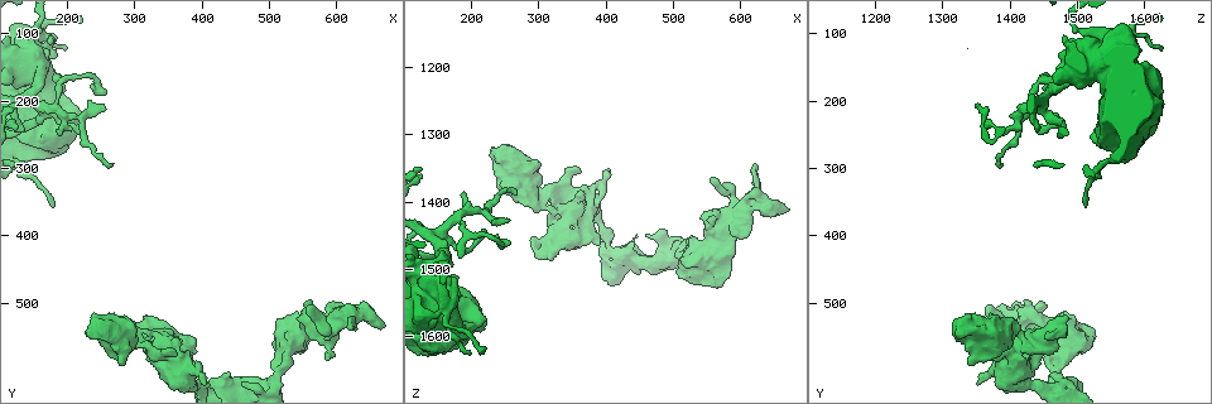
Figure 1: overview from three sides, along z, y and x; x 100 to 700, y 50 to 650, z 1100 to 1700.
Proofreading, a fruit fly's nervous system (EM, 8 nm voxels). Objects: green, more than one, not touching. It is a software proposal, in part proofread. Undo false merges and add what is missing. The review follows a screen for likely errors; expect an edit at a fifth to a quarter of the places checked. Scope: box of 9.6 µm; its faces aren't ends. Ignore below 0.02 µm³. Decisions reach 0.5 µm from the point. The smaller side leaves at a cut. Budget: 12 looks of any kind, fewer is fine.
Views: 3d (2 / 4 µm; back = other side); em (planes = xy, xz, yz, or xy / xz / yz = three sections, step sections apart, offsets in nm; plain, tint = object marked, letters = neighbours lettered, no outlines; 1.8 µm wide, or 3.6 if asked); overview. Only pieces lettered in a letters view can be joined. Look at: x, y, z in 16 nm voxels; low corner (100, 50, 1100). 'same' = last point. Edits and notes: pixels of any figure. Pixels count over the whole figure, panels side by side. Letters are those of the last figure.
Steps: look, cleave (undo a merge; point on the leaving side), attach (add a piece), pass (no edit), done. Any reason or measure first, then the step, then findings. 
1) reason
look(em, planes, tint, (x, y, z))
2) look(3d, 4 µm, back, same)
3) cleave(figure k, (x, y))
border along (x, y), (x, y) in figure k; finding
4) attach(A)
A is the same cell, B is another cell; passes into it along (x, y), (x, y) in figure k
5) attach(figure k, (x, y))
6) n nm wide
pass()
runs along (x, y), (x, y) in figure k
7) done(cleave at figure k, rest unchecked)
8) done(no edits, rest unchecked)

calibre changes
look(3d, 2 µm, back, (150, 210, 1445))

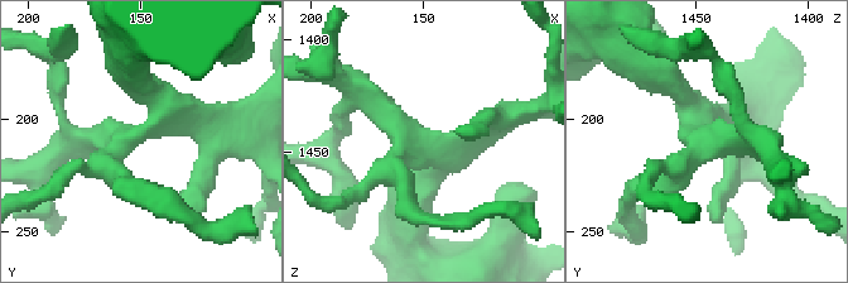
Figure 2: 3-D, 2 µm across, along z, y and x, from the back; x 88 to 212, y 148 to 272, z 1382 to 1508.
look(em, planes, plain, (152, 208, 1447))

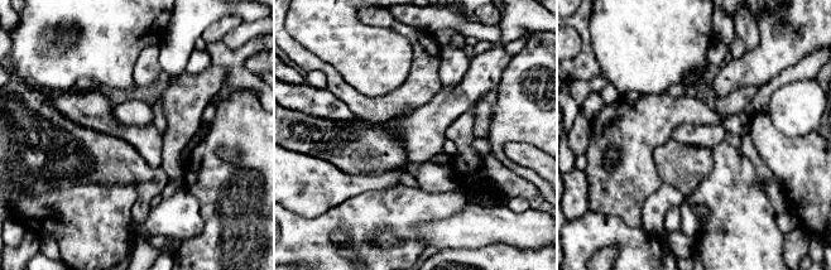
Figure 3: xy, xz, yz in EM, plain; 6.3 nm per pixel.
see the neighbours
look(em, planes, letters, same)

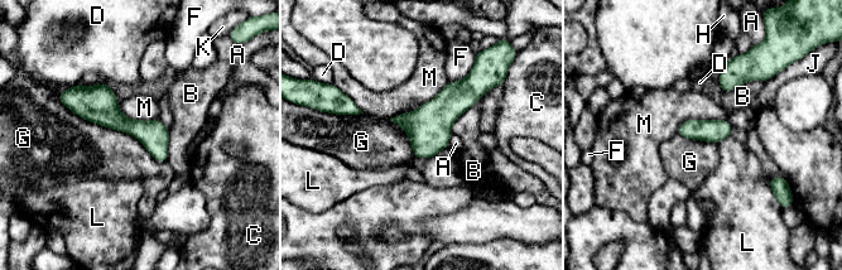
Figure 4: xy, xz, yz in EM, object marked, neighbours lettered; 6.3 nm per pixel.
G touches over 800 nm
pass()
A, B, C, D, F, G, H, J, K, L and M are other cells; border along (58, 97), (167, 162) in figure 4; one neuron here

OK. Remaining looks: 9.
sharp bend
look(em, 3.6 µm, yz, step 4, tint, (140, 115, 1520))

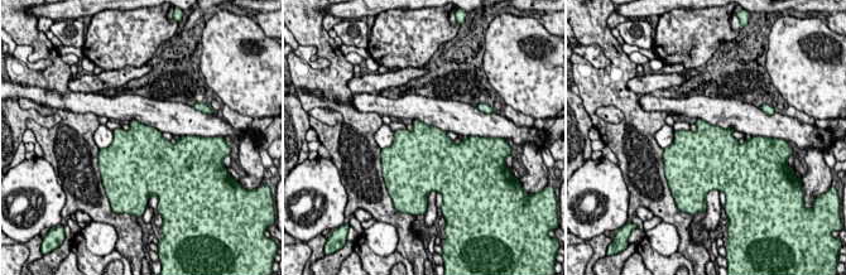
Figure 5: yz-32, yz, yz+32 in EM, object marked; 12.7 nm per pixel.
another direction
look(em, 3.6 µm, planes, tint, same)

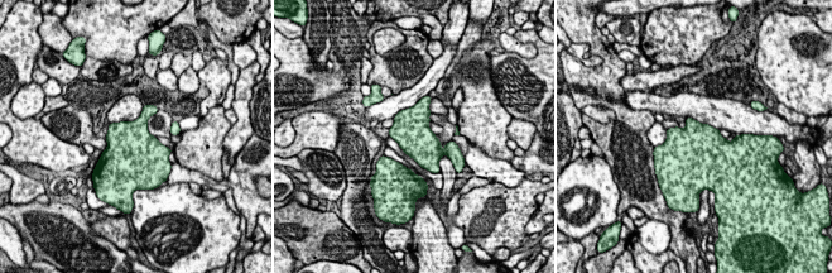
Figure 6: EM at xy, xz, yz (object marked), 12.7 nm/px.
look(em, 3.6 µm, planes, letters, same)

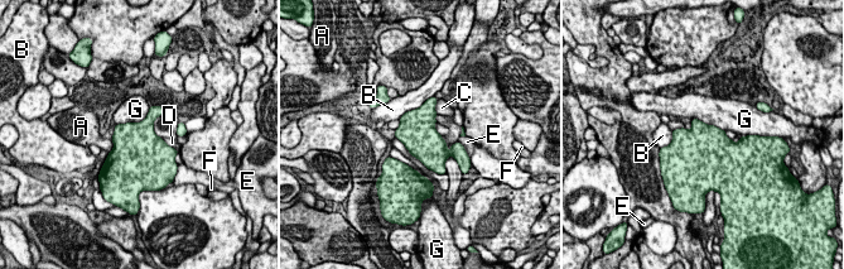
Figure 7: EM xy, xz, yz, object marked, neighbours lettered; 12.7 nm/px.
460 nm wide
pass()
A, B, C, D, E, F and G are other cells; border along (162, 138), (178, 152) in figure 7; continuous, no second neuron

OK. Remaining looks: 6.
touches itself
look(em, 3.6 µm, planes, letters, (180, 190, 1595))

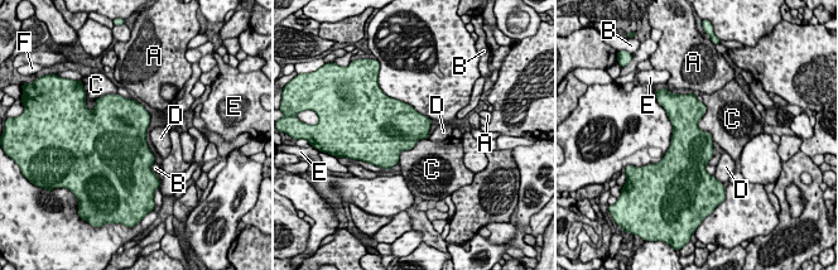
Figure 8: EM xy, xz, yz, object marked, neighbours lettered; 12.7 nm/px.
C touches over 500 nm
pass()
A, B, C, D, E and F are other cells; border along (427, 138), (404, 149), (398, 163) in figure 8; all the same neuron

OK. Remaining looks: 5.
narrows sharply
look(3d, 4 µm, (575, 530, 1445))

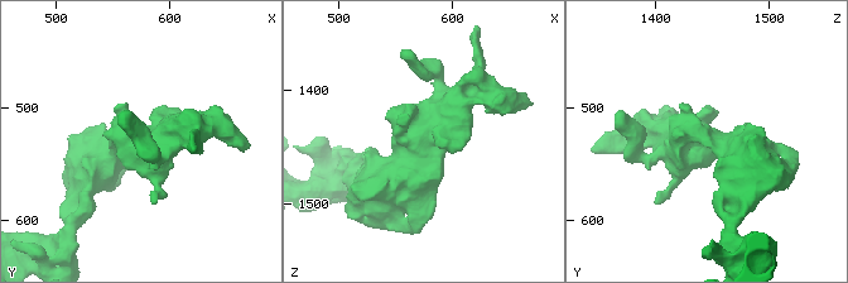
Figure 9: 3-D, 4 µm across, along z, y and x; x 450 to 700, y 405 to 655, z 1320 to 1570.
now the EM
look(em, planes, tint, (576, 526, 1444))

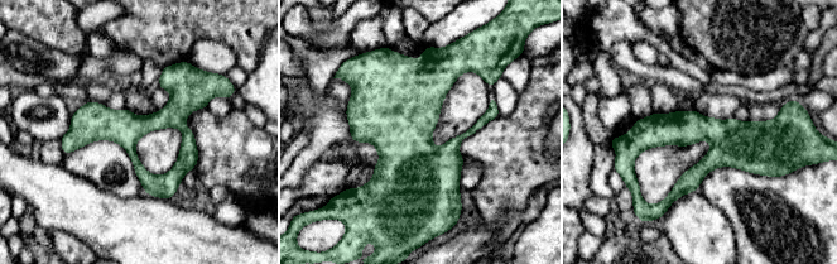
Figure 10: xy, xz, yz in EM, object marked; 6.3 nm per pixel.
what lies round it
look(em, planes, letters, same)

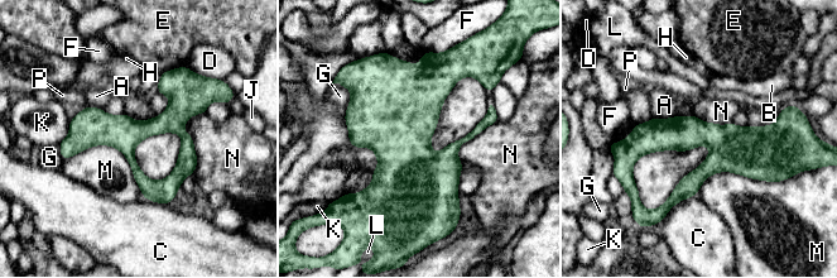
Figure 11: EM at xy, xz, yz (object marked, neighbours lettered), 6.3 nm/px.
220 nm wide
pass()
A, B, C, D, E, F, G, H, J, K, L, M, N and P are other cells; border along (205, 113), (183, 129), (192, 173) in figure 11; all the same neuron

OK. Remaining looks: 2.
done(no edits, rest unchecked)

